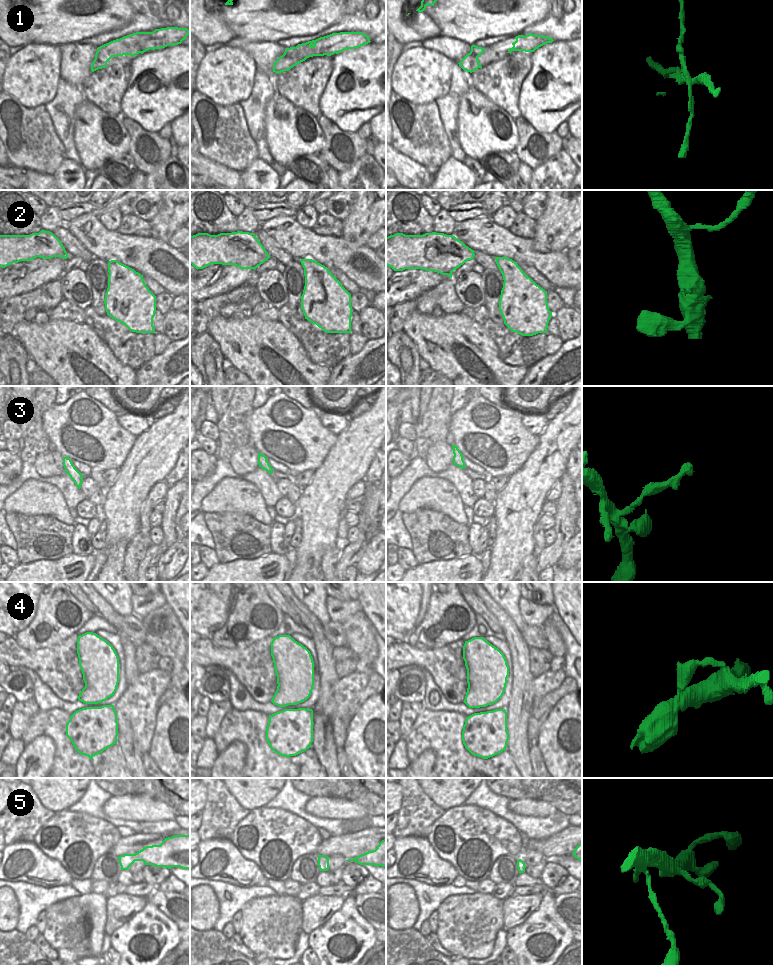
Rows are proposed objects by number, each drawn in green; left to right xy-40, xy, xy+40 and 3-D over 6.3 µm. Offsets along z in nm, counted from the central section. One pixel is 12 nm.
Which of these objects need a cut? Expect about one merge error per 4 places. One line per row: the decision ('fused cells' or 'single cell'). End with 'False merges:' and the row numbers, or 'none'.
1: fused cells
2: single cell
3: single cell
4: fused cells
5: single cell
False merges: 1, 4

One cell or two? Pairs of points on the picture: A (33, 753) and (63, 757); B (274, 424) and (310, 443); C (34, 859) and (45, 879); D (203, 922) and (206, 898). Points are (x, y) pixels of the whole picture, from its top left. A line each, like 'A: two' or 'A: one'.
A: two
B: one
C: one
D: one

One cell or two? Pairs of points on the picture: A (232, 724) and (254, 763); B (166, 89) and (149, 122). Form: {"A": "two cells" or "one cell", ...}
{"A": "one cell", "B": "one cell"}

